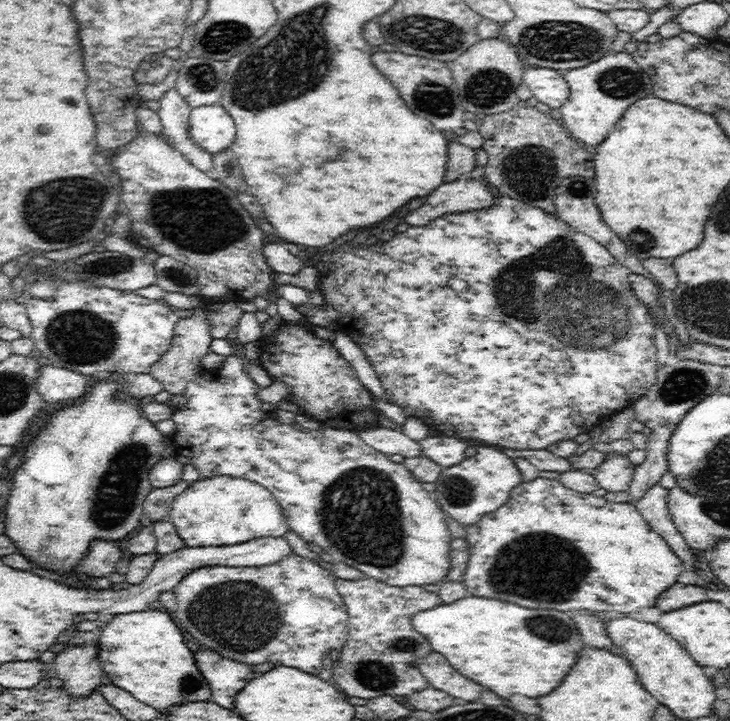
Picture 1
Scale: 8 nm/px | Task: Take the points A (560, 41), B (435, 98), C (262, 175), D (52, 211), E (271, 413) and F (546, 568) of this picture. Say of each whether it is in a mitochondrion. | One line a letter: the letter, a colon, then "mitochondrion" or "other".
A: mitochondrion
B: mitochondrion
C: other
D: mitochondrion
E: other
F: mitochondrion

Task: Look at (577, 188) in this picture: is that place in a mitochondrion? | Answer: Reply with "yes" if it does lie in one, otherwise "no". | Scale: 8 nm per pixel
yes

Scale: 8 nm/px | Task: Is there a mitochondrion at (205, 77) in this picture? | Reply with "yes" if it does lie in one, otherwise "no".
yes

